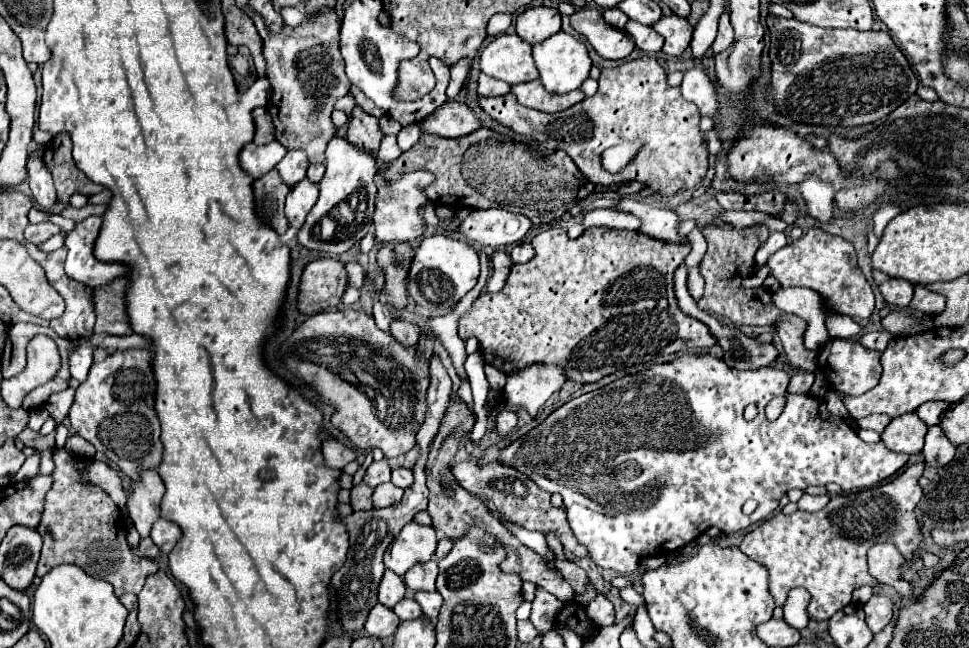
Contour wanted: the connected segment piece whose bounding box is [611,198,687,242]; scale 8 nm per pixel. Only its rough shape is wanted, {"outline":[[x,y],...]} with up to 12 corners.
{"outline":[[633,198],[611,208],[641,220],[639,232],[667,242],[687,242],[677,236],[679,218]]}

